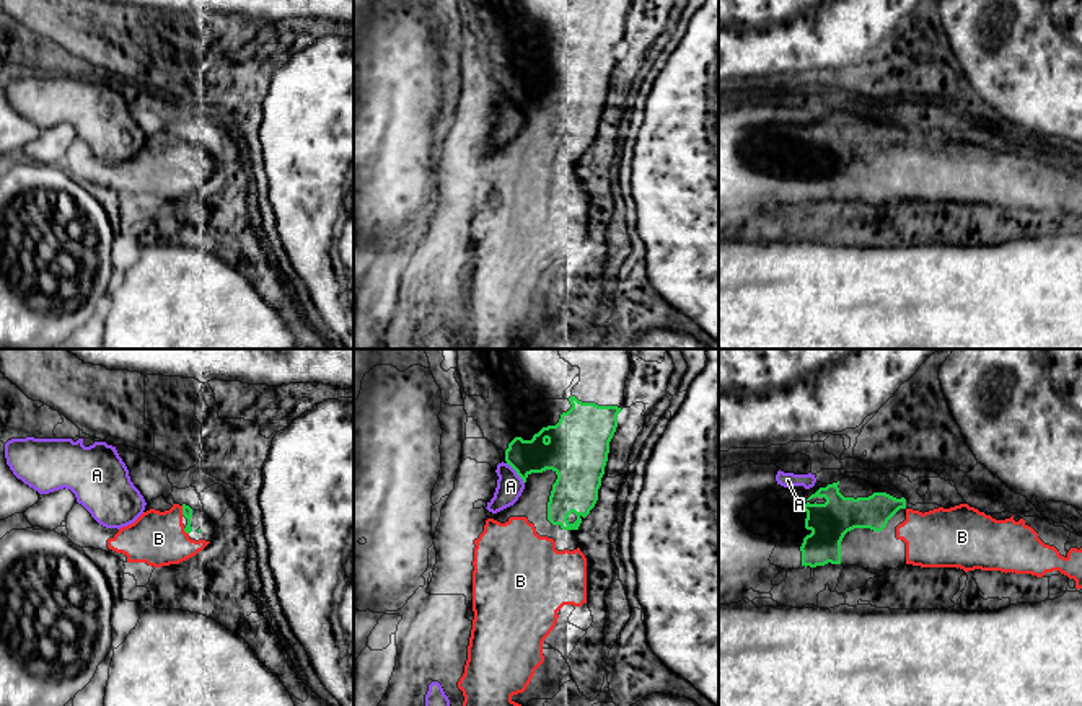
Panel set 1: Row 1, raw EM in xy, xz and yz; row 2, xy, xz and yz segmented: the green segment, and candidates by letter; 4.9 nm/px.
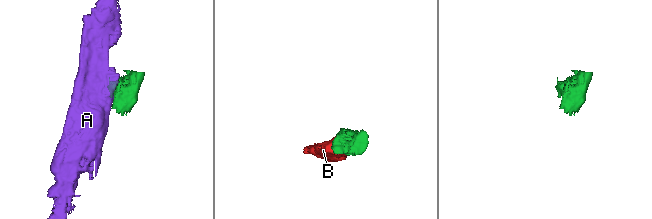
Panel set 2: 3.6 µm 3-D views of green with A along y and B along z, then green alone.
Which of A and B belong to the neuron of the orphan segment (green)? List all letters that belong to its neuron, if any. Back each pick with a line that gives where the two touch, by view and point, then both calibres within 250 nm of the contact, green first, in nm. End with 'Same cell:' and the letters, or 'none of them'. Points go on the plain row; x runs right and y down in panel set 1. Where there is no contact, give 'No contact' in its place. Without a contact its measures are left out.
B: Touches green at xy (183, 145). Thickness 50 nm (green) against 260 nm
Same cell: B

